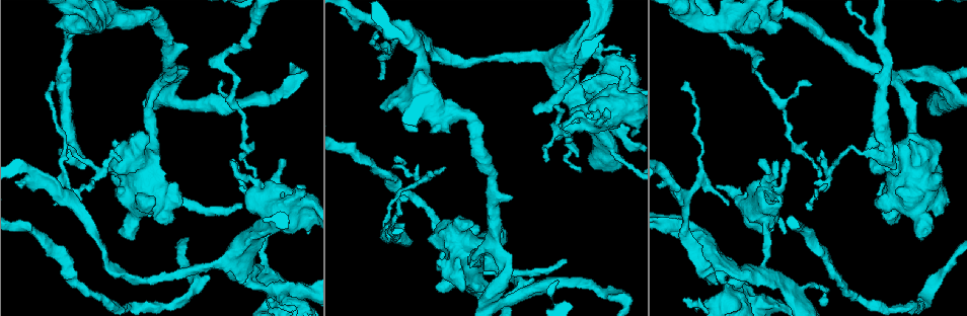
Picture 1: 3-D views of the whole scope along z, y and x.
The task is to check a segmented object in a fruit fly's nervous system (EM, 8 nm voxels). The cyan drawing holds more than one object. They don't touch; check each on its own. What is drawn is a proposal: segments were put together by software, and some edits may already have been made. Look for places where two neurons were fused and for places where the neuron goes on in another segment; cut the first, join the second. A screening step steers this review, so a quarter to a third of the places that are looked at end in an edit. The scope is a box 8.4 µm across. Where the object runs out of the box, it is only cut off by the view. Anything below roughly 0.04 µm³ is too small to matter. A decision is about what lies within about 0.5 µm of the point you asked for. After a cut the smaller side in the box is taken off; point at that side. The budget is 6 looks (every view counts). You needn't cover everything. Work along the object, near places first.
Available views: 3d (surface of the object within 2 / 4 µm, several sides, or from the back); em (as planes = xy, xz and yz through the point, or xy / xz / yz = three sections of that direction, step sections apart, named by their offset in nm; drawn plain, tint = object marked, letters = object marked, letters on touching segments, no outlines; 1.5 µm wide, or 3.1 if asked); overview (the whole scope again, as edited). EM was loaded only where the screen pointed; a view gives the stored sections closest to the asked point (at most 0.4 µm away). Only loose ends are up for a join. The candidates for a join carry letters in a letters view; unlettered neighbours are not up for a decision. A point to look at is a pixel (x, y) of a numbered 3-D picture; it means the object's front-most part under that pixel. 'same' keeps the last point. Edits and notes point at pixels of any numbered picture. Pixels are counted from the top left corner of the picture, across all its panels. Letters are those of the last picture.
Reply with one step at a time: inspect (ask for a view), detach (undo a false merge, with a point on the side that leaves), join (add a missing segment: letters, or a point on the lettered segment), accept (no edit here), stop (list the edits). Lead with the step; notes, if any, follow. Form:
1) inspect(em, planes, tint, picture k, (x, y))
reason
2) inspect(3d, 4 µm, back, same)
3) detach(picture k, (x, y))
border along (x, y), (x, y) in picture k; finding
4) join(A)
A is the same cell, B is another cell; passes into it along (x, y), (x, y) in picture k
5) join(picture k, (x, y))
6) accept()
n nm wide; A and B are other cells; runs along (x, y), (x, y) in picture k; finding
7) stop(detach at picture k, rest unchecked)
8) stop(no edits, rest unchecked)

inspect(3d, 4 µm, picture 1, (624, 304))

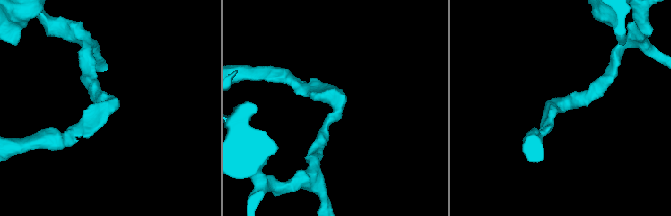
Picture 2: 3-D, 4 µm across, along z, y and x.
inspect(em, xy, step 4, letters, picture 2, (110, 104))

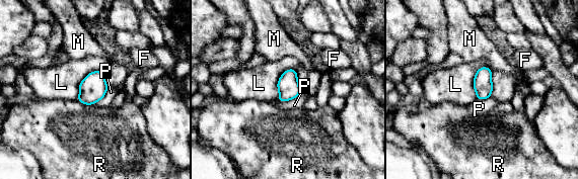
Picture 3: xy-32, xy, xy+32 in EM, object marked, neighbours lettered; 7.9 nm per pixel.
inspect(em, planes, letters, same)

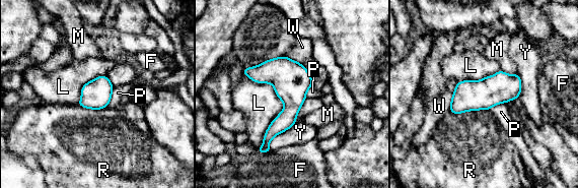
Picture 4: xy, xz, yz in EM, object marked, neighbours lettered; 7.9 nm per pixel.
accept()
220 nm wide; L touches over 650 nm; F, L, M, P, R, W and Y are other cells; continuous, no second neuron

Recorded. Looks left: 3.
inspect(em, xz, step 8, tint, picture 1, (240, 206))
branch stops here

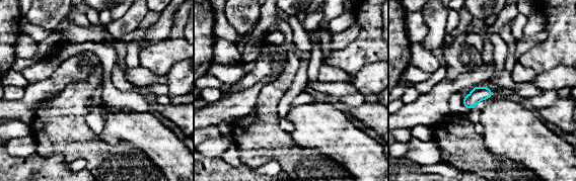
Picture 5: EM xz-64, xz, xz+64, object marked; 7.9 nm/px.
inspect(em, planes, letters, same)
another direction

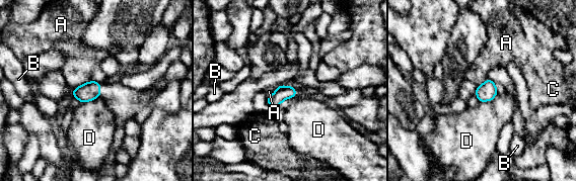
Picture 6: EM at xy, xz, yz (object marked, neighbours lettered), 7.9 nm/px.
accept()
A, B, C and D are other cells; border along (99, 96), (81, 103) in picture 6; no lettered segment goes on from it

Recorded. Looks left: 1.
stop(no edits, rest unchecked)

